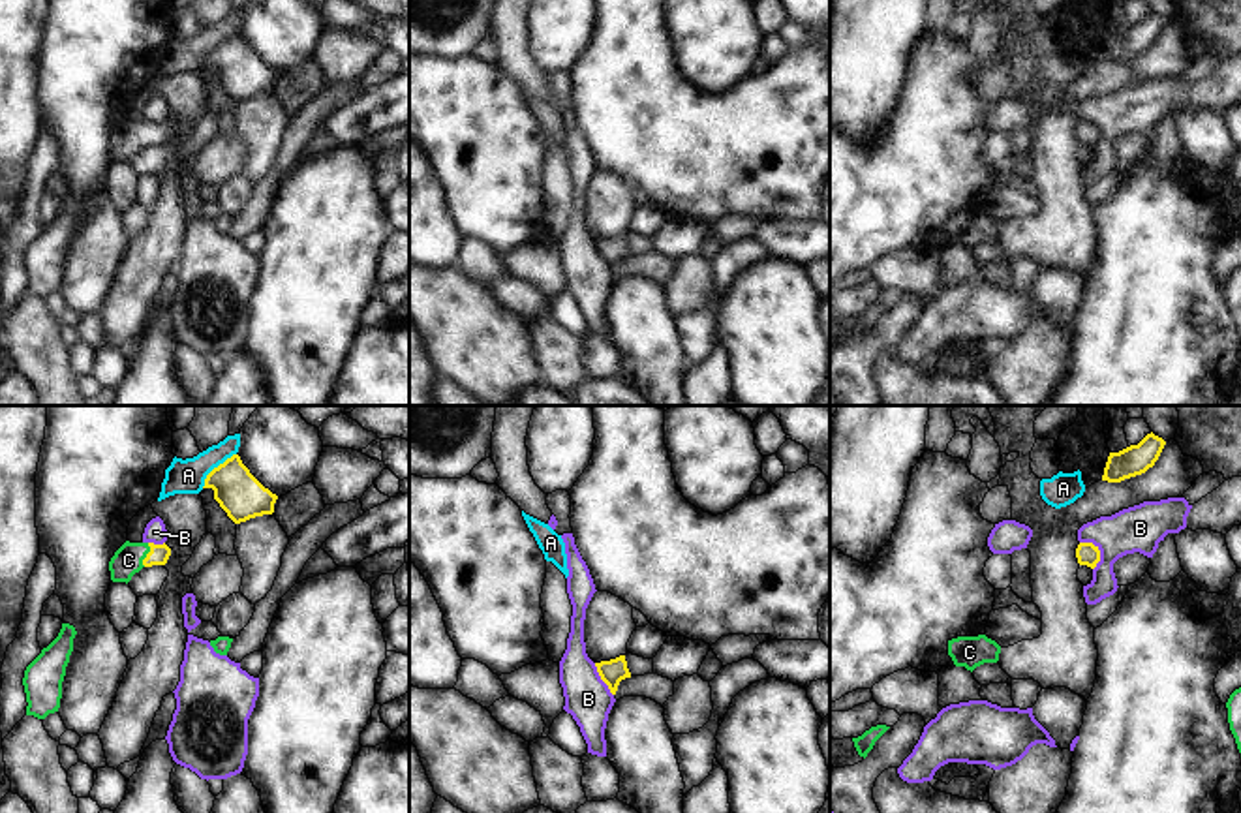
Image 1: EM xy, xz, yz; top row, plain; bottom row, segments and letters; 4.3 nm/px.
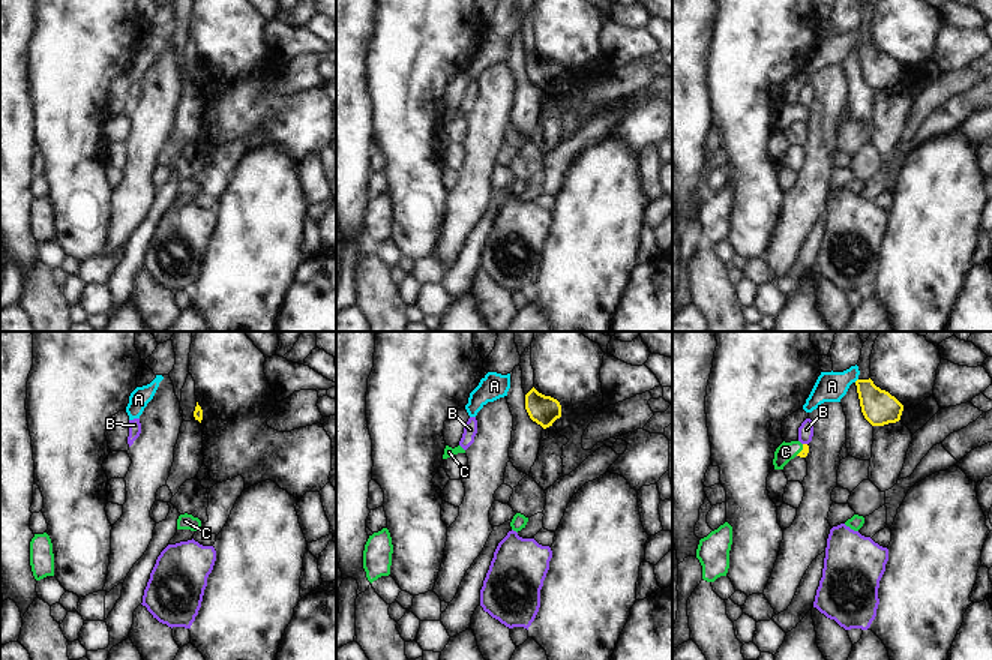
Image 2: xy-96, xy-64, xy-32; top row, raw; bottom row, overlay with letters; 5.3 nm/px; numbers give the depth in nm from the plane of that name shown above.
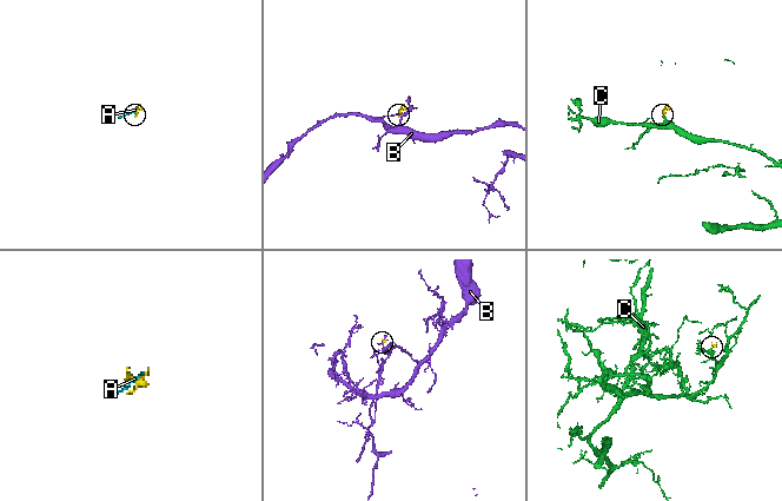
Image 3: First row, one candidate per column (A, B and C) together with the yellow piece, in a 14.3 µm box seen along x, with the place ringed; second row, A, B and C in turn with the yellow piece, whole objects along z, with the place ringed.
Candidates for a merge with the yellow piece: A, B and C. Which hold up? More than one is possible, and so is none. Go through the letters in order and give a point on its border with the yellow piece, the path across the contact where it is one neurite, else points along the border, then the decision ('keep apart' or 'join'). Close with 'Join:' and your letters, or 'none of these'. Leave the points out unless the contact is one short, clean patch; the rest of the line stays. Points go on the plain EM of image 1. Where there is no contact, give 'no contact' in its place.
A: xy (214, 47) | keep apart
B: yz (1099, 130) | along yz (1080, 121), (1089, 121), (1099, 130), (1099, 141), (1093, 149) | keep apart
C: xy (147, 134) | across xy (158, 134), (147, 134), (136, 134), (128, 139) | join
Join: C

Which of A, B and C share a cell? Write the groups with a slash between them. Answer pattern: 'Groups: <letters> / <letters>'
Groups: A / B / C

